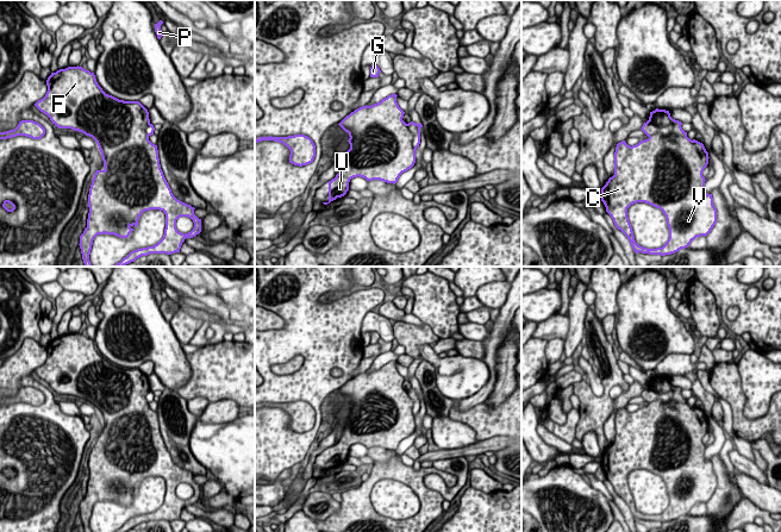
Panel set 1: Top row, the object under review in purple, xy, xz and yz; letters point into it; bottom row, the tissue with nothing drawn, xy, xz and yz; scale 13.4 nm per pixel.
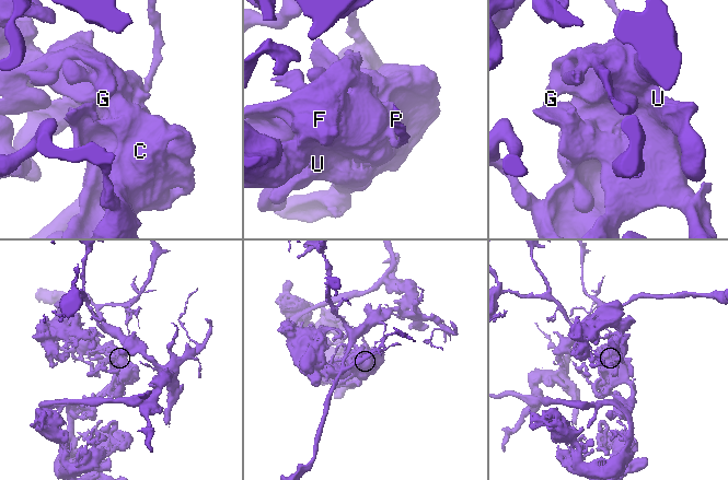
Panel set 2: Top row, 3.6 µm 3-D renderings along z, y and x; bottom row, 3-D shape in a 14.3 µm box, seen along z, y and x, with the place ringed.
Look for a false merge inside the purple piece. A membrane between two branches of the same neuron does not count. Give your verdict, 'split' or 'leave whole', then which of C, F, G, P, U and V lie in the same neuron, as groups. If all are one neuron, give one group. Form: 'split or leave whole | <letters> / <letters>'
split | C F G U V / P

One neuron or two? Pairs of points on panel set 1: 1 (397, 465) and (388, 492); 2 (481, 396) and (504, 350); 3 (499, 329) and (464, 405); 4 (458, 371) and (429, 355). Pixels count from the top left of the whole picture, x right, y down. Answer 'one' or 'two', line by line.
1: two
2: two
3: one
4: one

